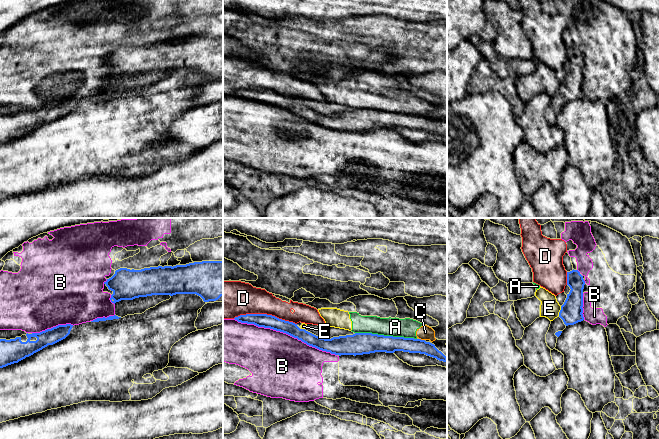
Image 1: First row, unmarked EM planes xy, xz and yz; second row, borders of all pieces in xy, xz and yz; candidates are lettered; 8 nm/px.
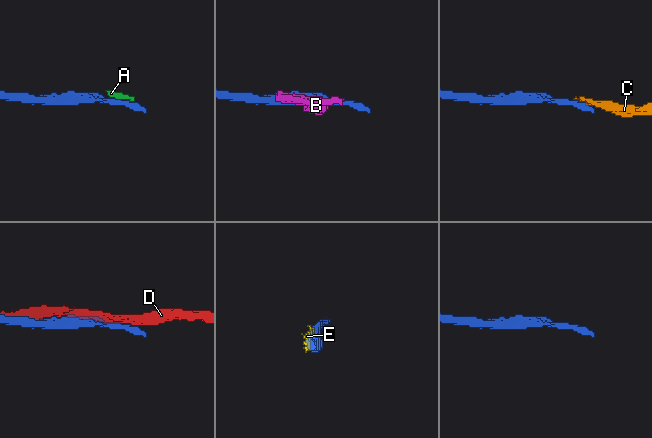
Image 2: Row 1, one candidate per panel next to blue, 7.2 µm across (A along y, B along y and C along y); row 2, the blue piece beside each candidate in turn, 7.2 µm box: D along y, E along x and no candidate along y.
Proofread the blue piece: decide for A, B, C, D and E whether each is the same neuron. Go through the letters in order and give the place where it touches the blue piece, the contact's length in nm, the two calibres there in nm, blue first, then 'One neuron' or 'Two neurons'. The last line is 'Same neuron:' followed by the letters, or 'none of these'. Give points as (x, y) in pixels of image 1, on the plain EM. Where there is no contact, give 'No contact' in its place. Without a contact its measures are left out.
A: Touches blue at xz (386, 112). Shared border 500 nm. Thickness 180 nm (blue) against 150 nm. Two neurons
B: Touches blue at xz (285, 108). Shared border 900 nm. Thickness 110 nm (blue) against 460 nm. Two neurons
C: Touches blue at xz (422, 116). Shared border 50 nm. Thickness 120 nm (blue) against 110 nm. Two neurons
D: Touches blue at xz (265, 90). Shared border 500 nm. Thickness 110 nm (blue) against 280 nm. Two neurons
E: Touches blue at yz (560, 87). Shared border 80 nm. Thickness 180 nm (blue) against 160 nm. Two neurons
Same neuron: none of these

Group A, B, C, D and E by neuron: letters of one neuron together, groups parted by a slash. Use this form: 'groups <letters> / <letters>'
groups A C E / B / D

